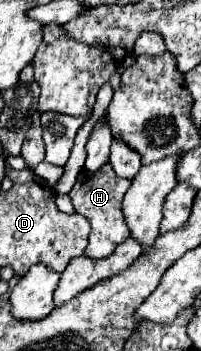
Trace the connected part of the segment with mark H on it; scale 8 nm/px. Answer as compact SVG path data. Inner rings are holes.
M108 163L102 165L94 173L88 171L88 169L80 171L80 175L76 179L76 185L70 191L70 199L72 199L72 205L74 205L76 213L88 217L88 221L92 225L88 247L86 247L88 257L104 259L104 257L112 255L112 249L116 249L116 245L120 245L122 241L126 241L130 237L130 231L124 223L122 209L120 209L122 197L124 197L128 185L130 185L130 181L124 181L122 177L116 177L114 169Z

